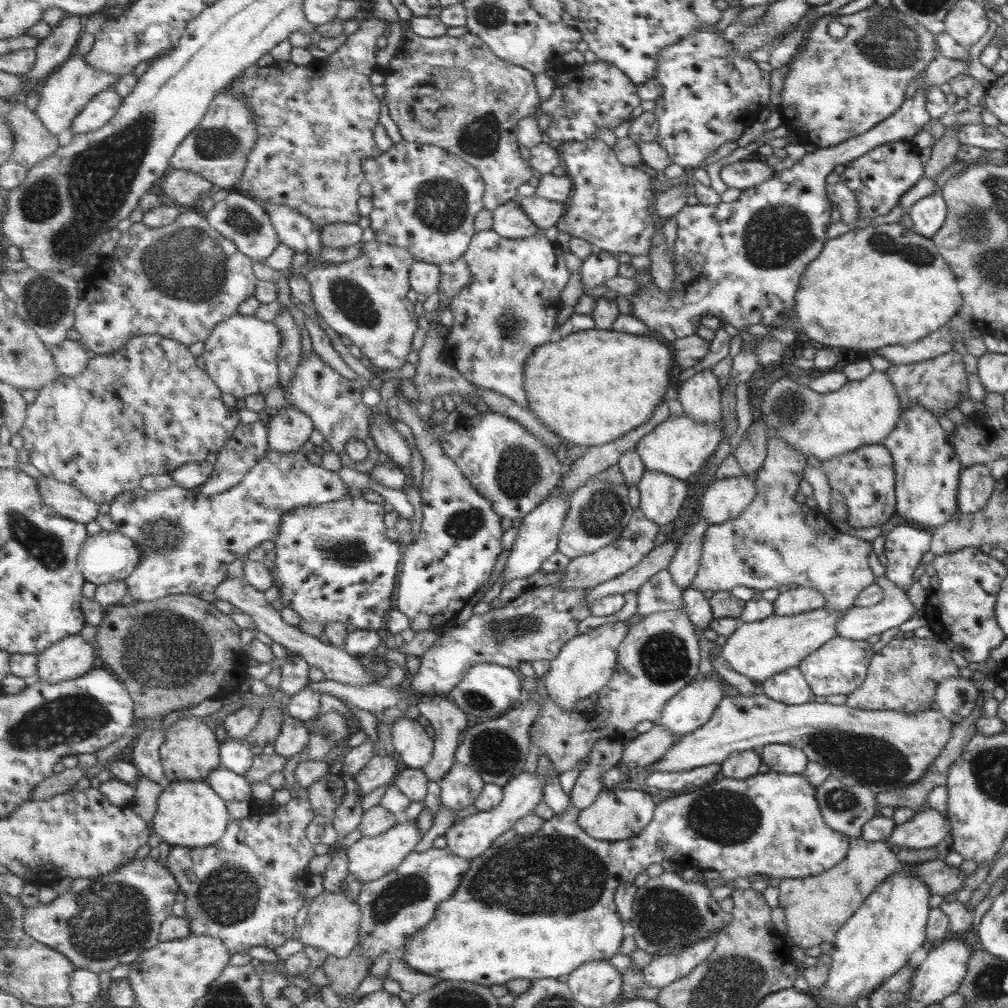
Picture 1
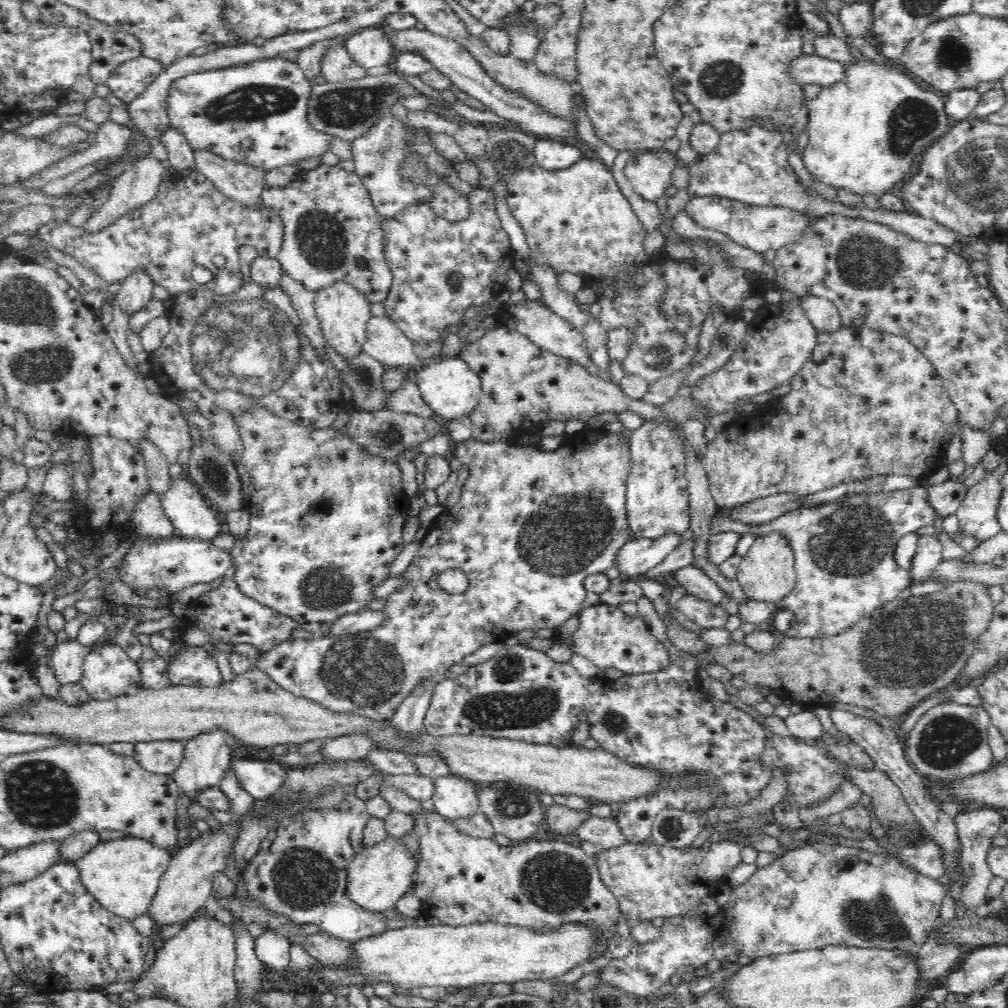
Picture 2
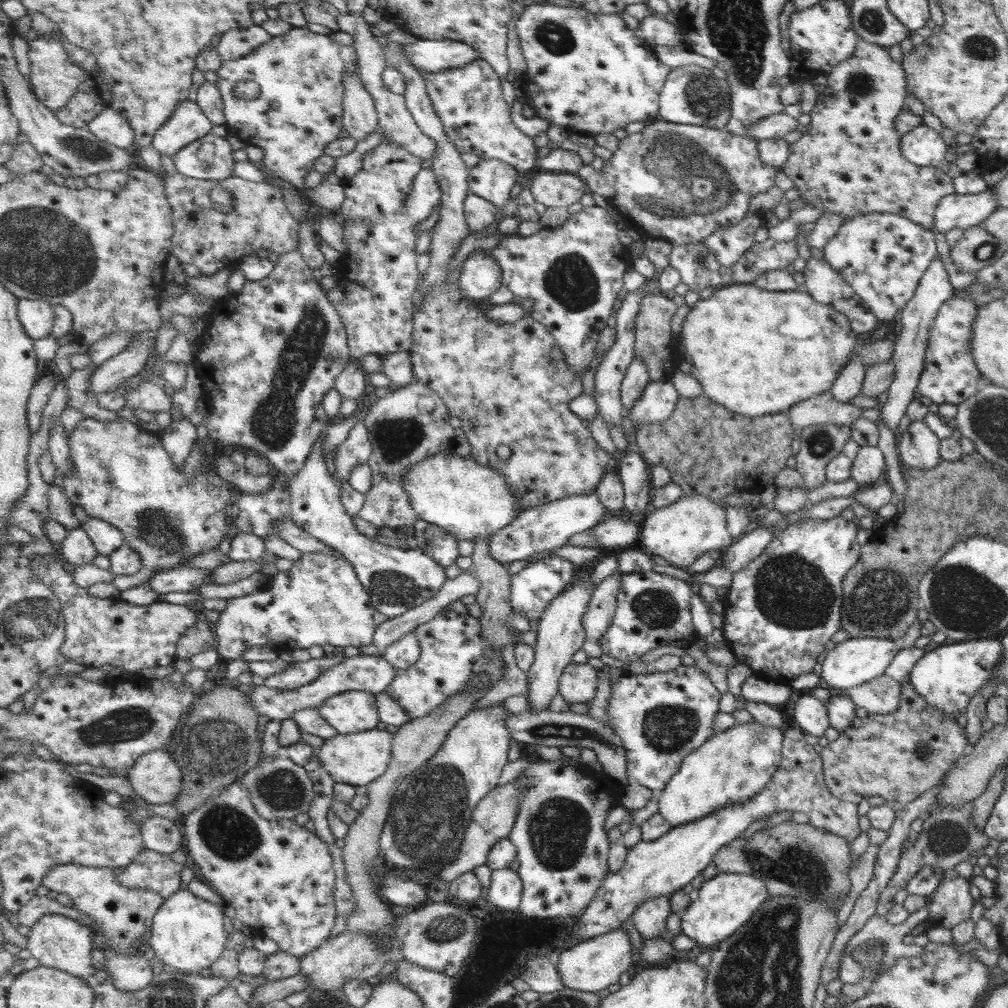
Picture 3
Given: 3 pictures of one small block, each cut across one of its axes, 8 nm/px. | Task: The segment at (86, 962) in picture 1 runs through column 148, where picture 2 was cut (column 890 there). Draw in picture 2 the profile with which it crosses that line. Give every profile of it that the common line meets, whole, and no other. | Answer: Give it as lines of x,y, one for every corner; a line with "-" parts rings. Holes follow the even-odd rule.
814,842
808,844
803,848
796,848
787,852
771,864
762,866
756,869
756,872
748,878
744,884
732,888
730,897
726,906
719,909
719,911
711,918
706,912
700,912
696,916
678,915
667,918
664,924
659,928
658,937
656,940
648,942
647,944
633,944
630,954
626,958
613,958
609,955
608,964
600,970
598,974
599,984
606,985
620,991
628,992
638,1000
650,999
651,995
656,992
657,988
671,983
670,978
676,974
678,977
686,972
695,972
704,968
711,960
723,961
728,956
748,956
748,958
758,959
761,956
770,956
778,954
791,954
792,952
801,952
806,950
822,949
833,946
848,946
855,948
868,949
882,949
901,951
904,954
916,954
919,948
922,947
929,937
936,931
936,927
940,924
940,908
942,906
943,898
950,894
950,885
945,880
934,880
929,876
920,874
916,869
912,873
910,868
907,868
898,858
890,855
881,855
874,852
869,852
864,849
855,847
842,846
842,844
826,844
826,842

